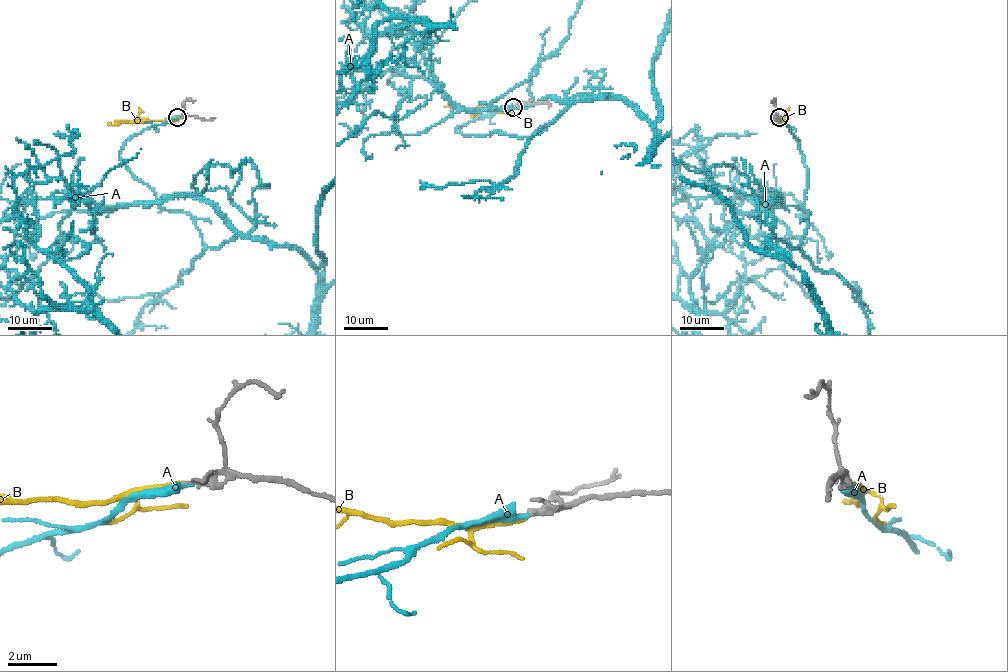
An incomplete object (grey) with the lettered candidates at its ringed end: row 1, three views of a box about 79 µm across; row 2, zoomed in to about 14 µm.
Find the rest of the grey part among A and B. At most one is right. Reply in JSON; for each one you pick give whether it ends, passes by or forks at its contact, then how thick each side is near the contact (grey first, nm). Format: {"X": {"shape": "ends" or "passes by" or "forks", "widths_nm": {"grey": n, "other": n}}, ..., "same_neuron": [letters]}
{"A": {"shape": "ends", "widths_nm": {"grey": 220, "other": 280}}, "same_neuron": ["A"]}

